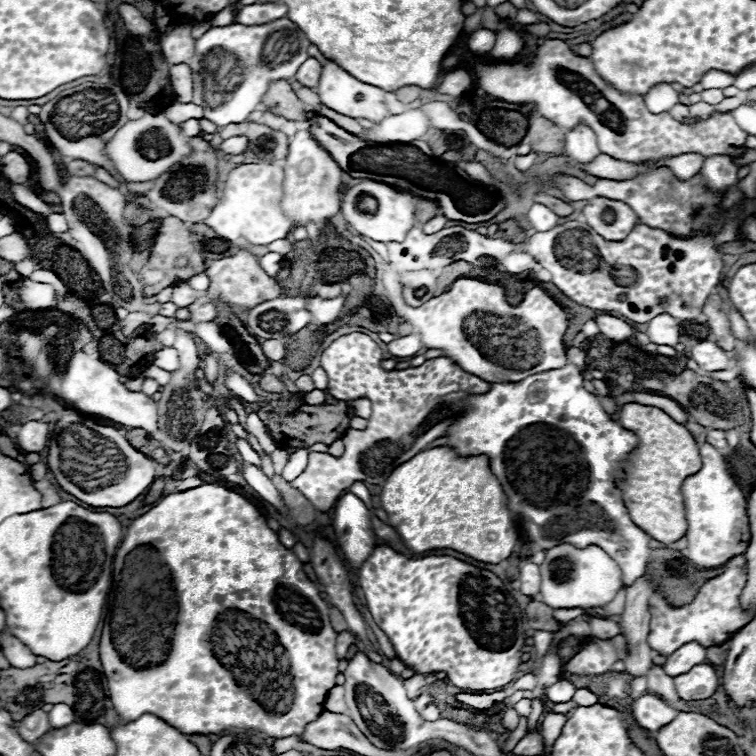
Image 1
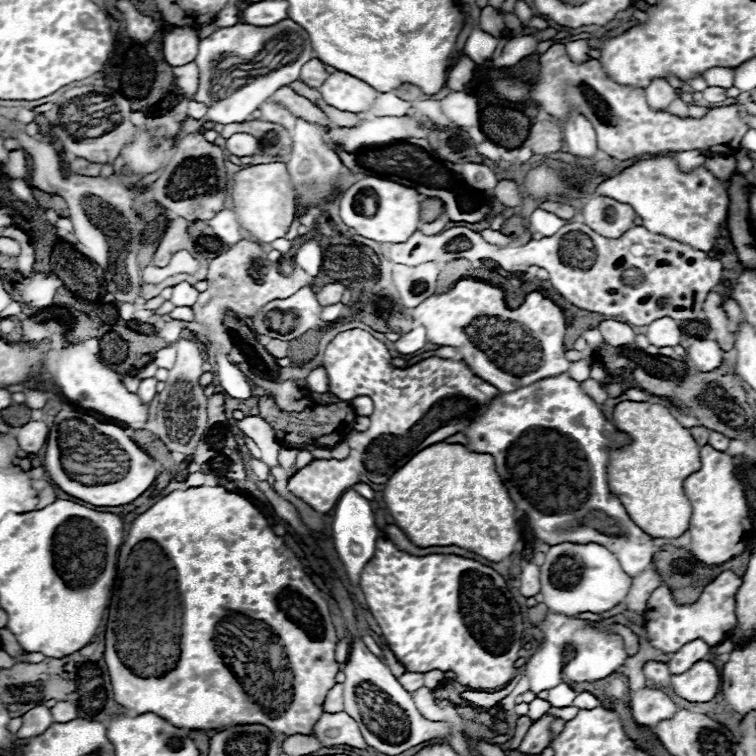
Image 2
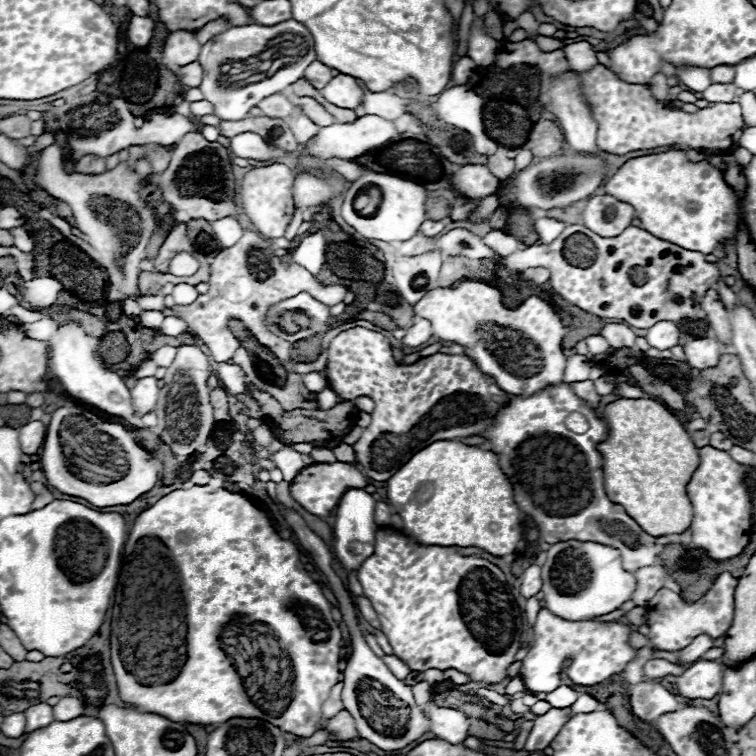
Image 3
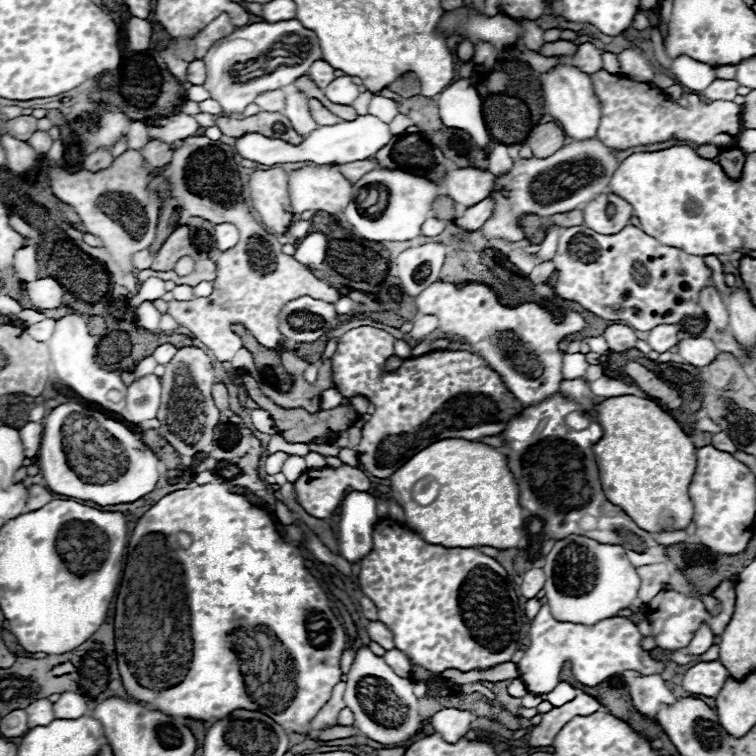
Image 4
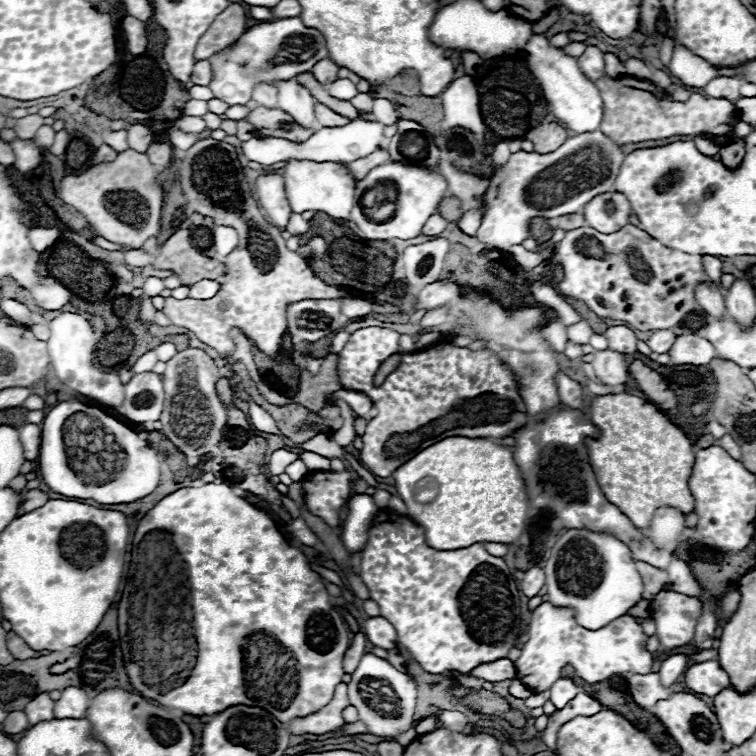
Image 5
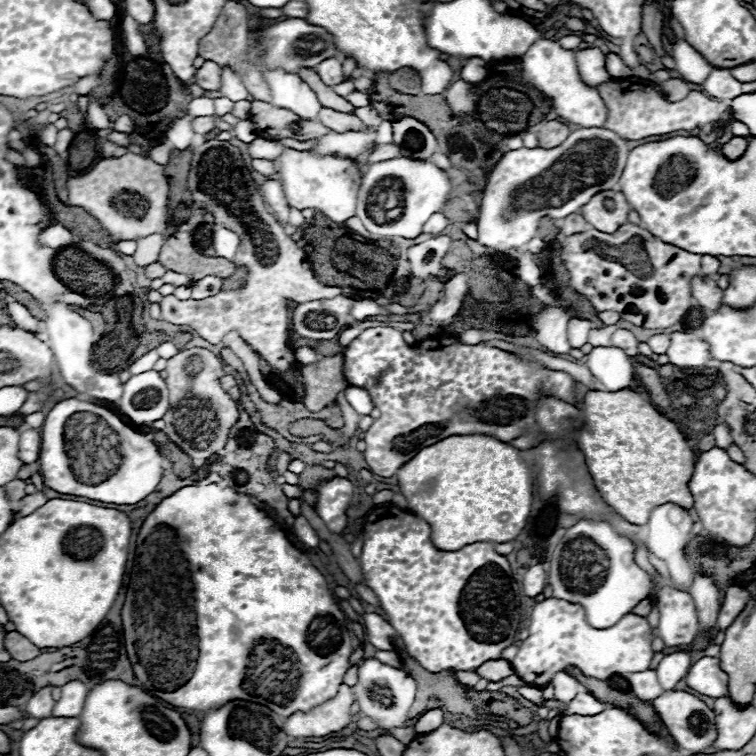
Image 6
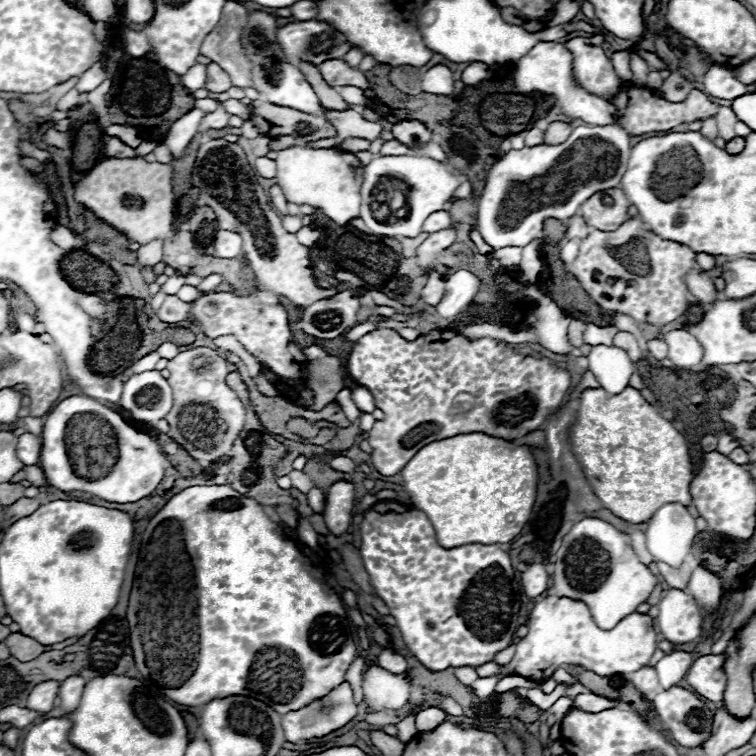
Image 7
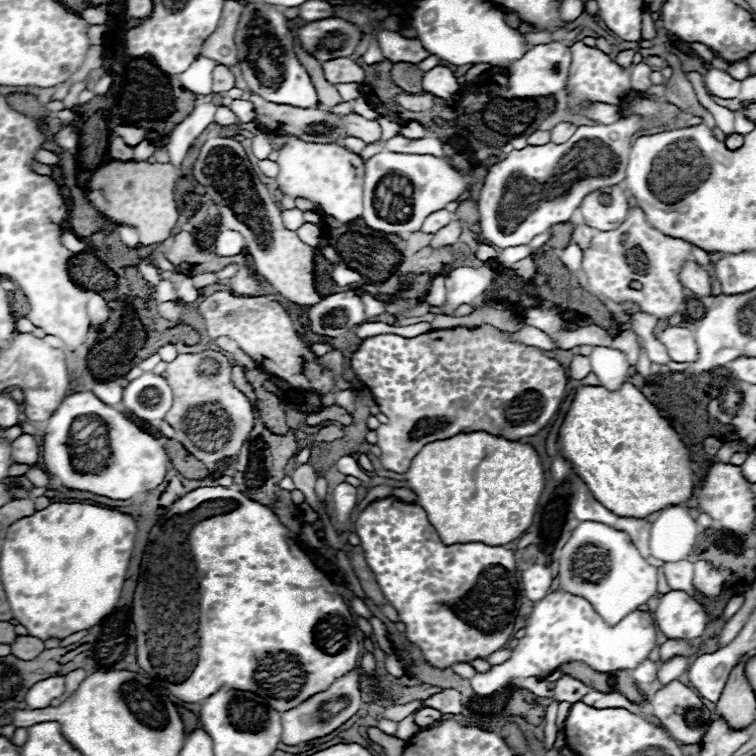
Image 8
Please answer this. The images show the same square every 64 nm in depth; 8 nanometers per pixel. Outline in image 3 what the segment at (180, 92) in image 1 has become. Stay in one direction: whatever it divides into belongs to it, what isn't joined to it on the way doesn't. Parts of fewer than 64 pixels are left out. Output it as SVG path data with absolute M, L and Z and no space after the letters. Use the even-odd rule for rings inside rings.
M190 62L190 64L182 66L182 68L178 68L176 76L178 76L178 80L180 80L182 86L196 88L196 86L200 86L204 72L202 72L202 66L198 62Z

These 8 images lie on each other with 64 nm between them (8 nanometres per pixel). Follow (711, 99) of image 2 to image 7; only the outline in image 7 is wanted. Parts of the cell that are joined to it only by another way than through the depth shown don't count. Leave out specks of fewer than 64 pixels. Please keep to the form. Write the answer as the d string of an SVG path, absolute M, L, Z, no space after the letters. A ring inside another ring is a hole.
M710 66L710 70L702 78L704 94L734 100L742 94L746 94L746 86L734 78L734 74L724 66Z

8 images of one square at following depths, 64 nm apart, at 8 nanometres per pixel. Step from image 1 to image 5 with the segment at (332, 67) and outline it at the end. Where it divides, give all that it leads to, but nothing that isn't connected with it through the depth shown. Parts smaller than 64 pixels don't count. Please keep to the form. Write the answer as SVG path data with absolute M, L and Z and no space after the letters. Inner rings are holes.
M338 78L330 86L326 86L326 90L330 96L334 96L338 100L352 100L358 94L356 84L352 84L348 78Z

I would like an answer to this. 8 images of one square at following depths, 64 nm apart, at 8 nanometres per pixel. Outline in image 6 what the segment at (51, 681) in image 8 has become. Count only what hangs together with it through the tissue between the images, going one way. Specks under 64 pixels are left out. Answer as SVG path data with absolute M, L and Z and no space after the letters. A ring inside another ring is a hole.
M42 688L40 692L36 692L28 704L26 704L26 712L30 714L28 718L50 718L52 716L52 708L54 708L54 700L52 700L52 688Z

